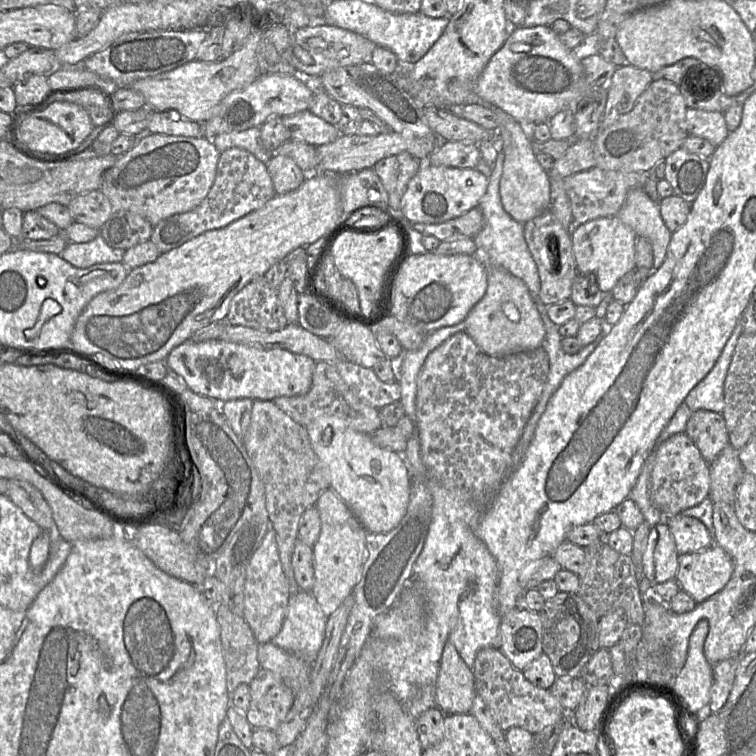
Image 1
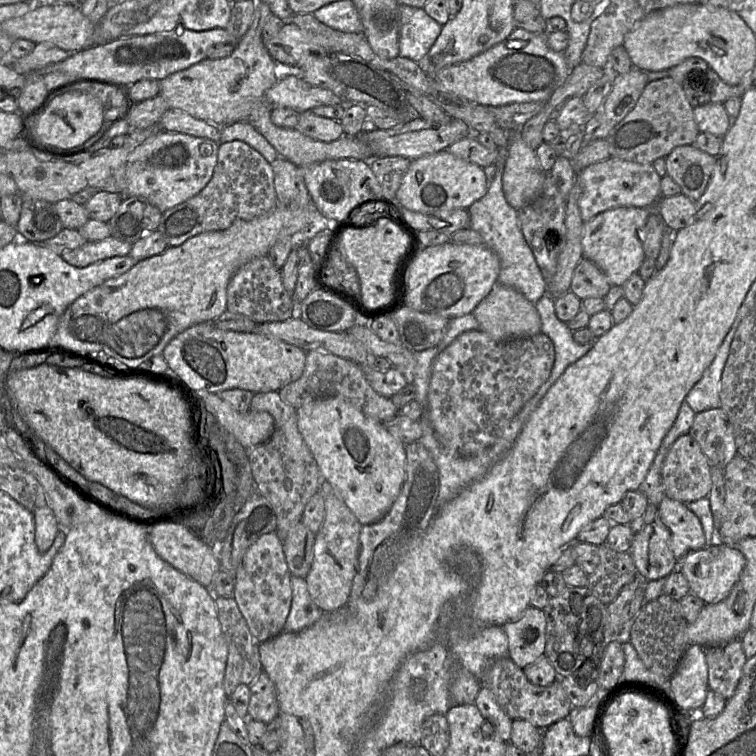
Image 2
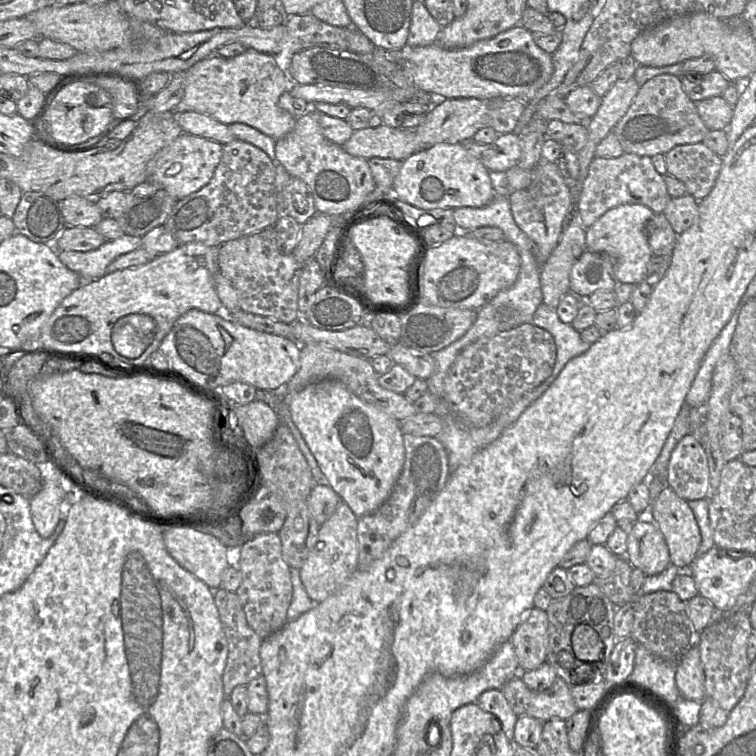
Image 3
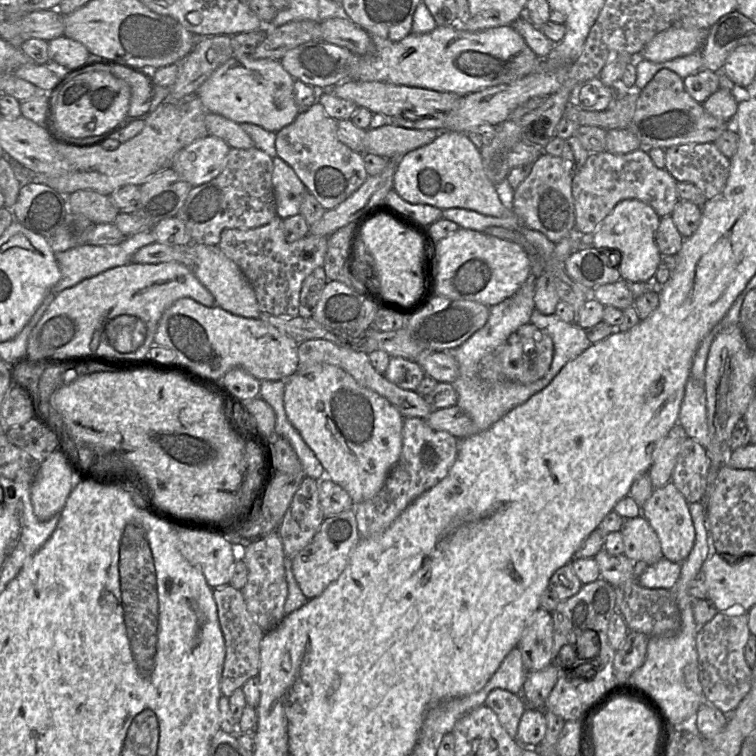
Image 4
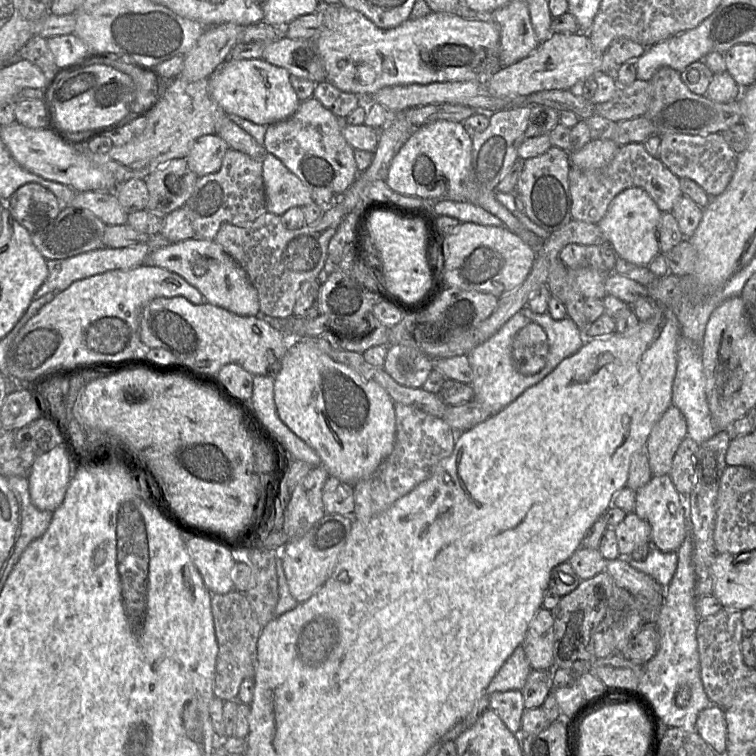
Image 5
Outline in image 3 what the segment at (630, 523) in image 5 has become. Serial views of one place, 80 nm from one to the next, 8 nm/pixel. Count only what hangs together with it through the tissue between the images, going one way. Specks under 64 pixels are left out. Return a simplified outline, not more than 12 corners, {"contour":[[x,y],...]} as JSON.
{"contour":[[640,514],[625,558],[652,576],[671,564],[664,535]]}

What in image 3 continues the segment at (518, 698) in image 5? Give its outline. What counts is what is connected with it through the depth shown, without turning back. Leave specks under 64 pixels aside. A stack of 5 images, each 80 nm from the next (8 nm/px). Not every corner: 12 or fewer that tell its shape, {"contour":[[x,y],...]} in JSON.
{"contour":[[499,689],[482,693],[475,702],[497,717],[509,741],[514,742],[518,716]]}

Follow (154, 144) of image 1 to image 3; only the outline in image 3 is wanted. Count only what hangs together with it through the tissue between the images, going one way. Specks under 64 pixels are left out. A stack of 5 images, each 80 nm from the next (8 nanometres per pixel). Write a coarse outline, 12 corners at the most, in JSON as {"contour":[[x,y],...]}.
{"contour":[[182,133],[148,180],[178,201],[210,182],[222,144]]}

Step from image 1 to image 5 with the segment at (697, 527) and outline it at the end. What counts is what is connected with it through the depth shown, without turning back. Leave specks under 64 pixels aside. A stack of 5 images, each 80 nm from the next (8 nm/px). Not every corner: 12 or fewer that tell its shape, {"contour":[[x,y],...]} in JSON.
{"contour":[[670,476],[635,493],[651,545],[677,552],[686,538],[681,495]]}

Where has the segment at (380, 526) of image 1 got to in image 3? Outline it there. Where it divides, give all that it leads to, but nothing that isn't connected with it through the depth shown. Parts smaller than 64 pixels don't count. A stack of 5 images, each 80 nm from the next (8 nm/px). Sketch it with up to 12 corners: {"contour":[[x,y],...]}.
{"contour":[[342,382],[288,398],[331,488],[357,518],[399,478],[400,422]]}

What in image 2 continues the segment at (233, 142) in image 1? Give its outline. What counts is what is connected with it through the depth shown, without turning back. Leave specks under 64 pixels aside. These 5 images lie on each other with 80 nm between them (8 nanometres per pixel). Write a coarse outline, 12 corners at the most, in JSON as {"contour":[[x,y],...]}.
{"contour":[[245,121],[221,129],[220,143],[243,141],[270,164],[278,152]]}

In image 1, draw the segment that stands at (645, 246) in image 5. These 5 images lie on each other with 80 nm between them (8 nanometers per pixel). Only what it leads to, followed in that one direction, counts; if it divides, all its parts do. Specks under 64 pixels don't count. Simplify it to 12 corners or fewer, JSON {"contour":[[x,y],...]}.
{"contour":[[616,215],[575,224],[578,273],[611,292],[636,267],[636,234]]}

